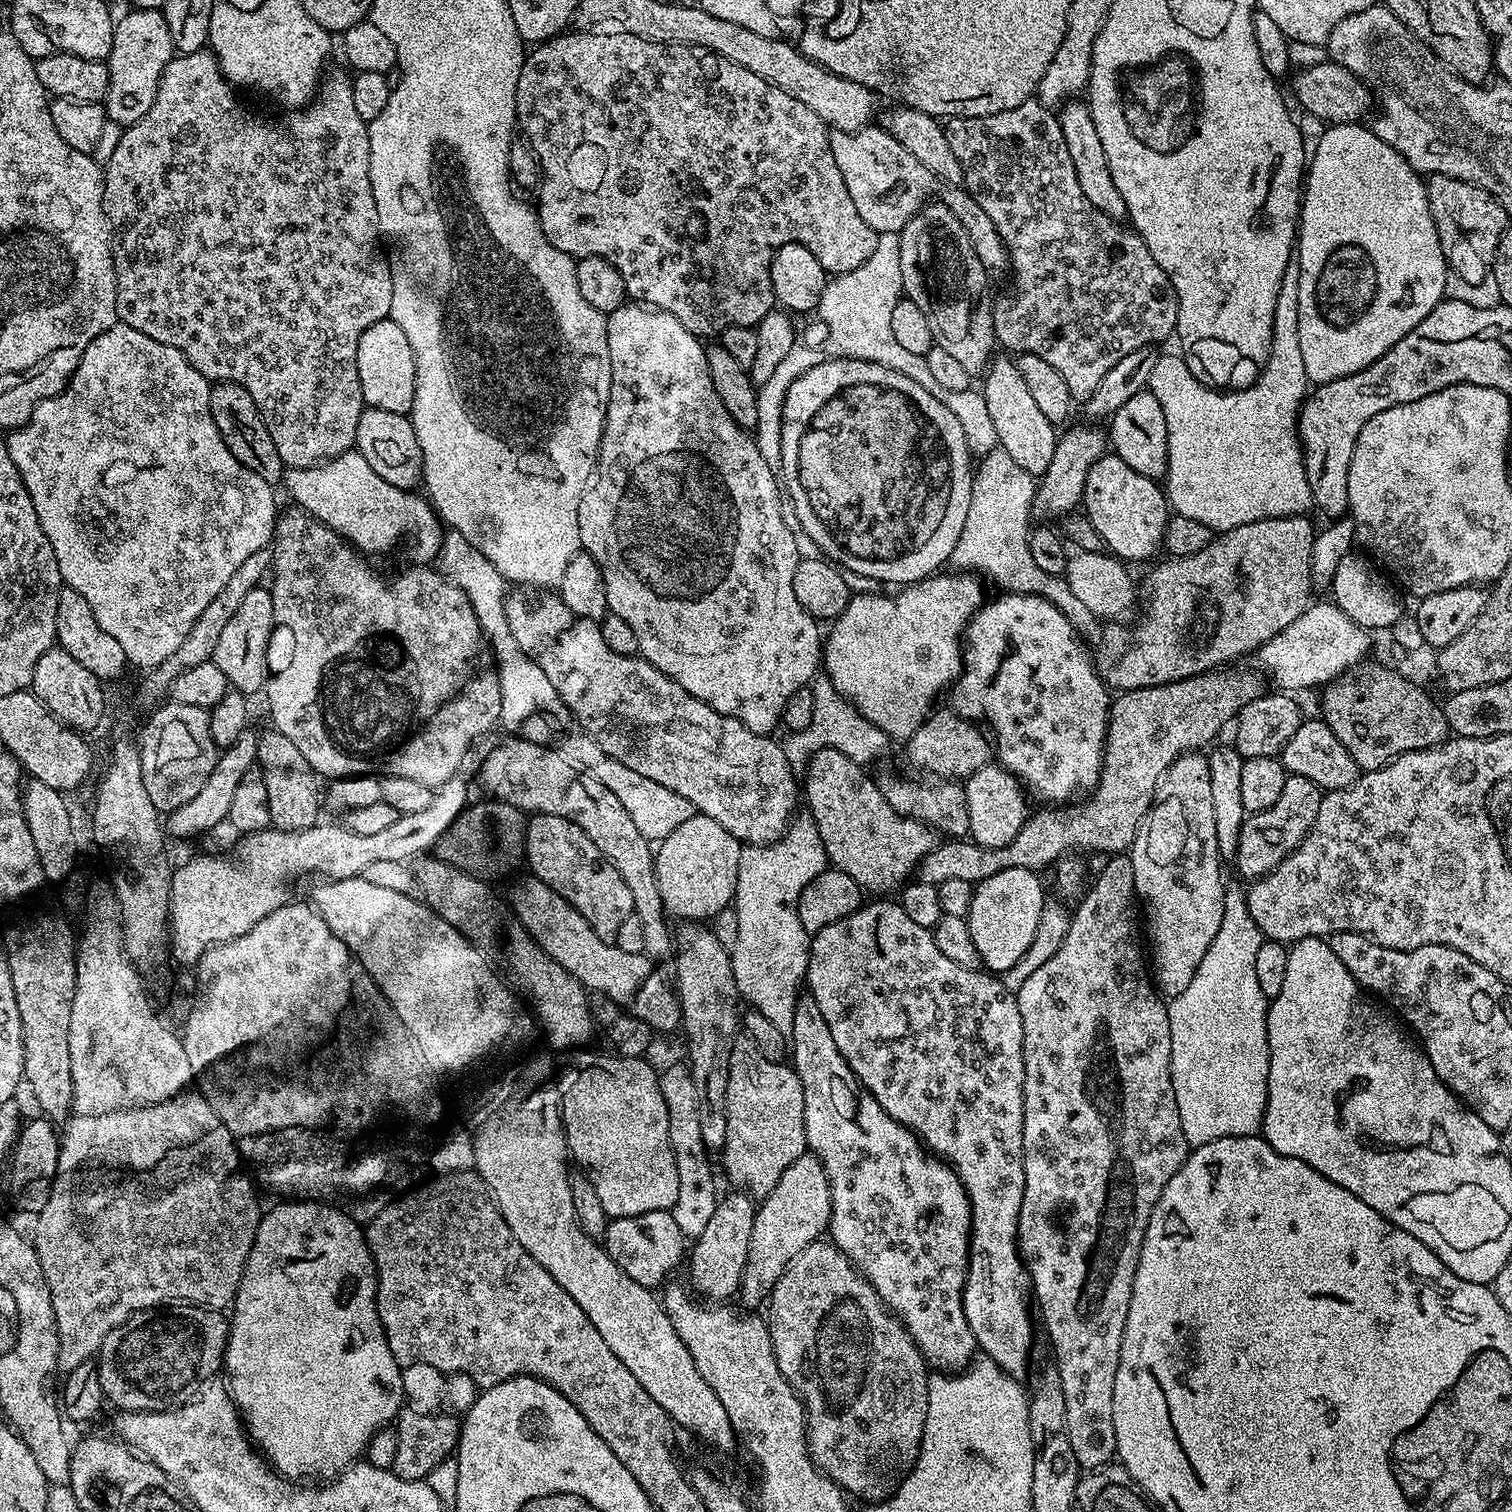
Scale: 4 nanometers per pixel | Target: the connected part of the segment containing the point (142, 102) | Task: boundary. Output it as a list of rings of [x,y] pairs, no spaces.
[[[133,7],[120,21],[115,21],[110,32],[110,47],[106,57],[108,89],[102,101],[107,119],[127,126],[138,122],[158,94],[158,86],[166,66],[172,60],[174,49],[170,26],[159,8]]]

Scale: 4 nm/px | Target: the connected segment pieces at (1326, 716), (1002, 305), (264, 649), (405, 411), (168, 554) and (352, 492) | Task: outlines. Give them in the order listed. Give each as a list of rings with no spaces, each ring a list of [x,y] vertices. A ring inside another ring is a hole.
[[[1361,662],[1355,668],[1336,677],[1323,689],[1324,712],[1322,719],[1334,730],[1334,735],[1346,750],[1350,750],[1350,758],[1364,772],[1373,772],[1389,764],[1395,756],[1407,752],[1417,752],[1427,748],[1436,748],[1449,739],[1450,729],[1446,722],[1443,707],[1428,692],[1423,692],[1412,680],[1407,680],[1400,672],[1387,668],[1384,664],[1368,664]]]
[[[1033,98],[1022,102],[1022,106],[1014,106],[1014,110],[1002,110],[998,114],[989,116],[953,116],[943,125],[946,134],[946,142],[950,142],[950,150],[954,150],[954,158],[962,166],[964,175],[963,187],[990,214],[990,222],[996,224],[1000,231],[1002,242],[1008,251],[1010,261],[1010,273],[1012,272],[1012,289],[1005,296],[997,295],[992,306],[992,317],[994,318],[994,330],[996,331],[996,342],[1001,349],[1012,354],[1022,352],[1033,352],[1038,358],[1050,362],[1062,378],[1066,378],[1066,386],[1070,386],[1070,394],[1073,398],[1087,398],[1092,391],[1106,378],[1110,366],[1114,366],[1126,354],[1145,346],[1155,345],[1156,335],[1161,332],[1164,336],[1171,337],[1176,330],[1176,319],[1178,318],[1178,297],[1166,270],[1154,262],[1154,254],[1146,250],[1146,242],[1136,229],[1127,223],[1112,220],[1098,206],[1090,206],[1090,198],[1082,194],[1082,186],[1078,186],[1078,174],[1074,174],[1074,162],[1070,162],[1070,150],[1066,150],[1066,138],[1062,138],[1062,126],[1057,113],[1046,105],[1040,103],[1039,99]]]
[[[267,587],[250,590],[238,606],[238,611],[226,622],[218,646],[214,646],[212,661],[226,674],[229,685],[237,692],[251,694],[265,687],[268,679],[268,647],[274,627],[274,598]]]
[[[392,319],[379,320],[358,338],[358,382],[362,386],[362,398],[369,408],[378,410],[390,410],[393,414],[408,416],[412,410],[414,402],[414,378],[416,377],[416,367],[414,366],[414,354],[410,350],[410,341],[406,338],[406,333],[398,322]]]
[[[118,322],[86,346],[67,386],[58,395],[43,400],[21,428],[9,431],[6,436],[8,453],[34,502],[34,514],[38,514],[38,522],[42,522],[42,530],[46,530],[50,546],[54,546],[54,558],[58,558],[58,570],[65,585],[78,590],[78,594],[90,602],[90,610],[94,610],[98,626],[122,645],[129,665],[137,664],[140,670],[156,668],[166,662],[166,658],[182,646],[198,614],[214,602],[222,586],[226,586],[228,579],[238,571],[238,566],[242,566],[254,550],[269,547],[274,539],[278,507],[272,493],[275,492],[273,485],[258,478],[254,470],[246,470],[246,466],[230,454],[210,414],[211,393],[210,381],[174,346],[154,342],[154,338],[142,334],[142,330],[134,330],[134,326]]]
[[[349,450],[312,468],[291,469],[287,484],[295,507],[318,518],[361,553],[388,552],[403,536],[416,536],[417,561],[432,562],[439,557],[446,528],[432,504],[419,491],[386,482],[360,452]]]

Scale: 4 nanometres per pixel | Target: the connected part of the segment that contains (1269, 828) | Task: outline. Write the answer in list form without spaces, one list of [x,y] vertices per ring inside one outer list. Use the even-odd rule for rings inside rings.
[[[1289,774],[1286,786],[1282,786],[1278,802],[1274,802],[1270,810],[1251,813],[1245,819],[1234,861],[1234,867],[1245,876],[1245,881],[1251,882],[1260,879],[1261,876],[1267,876],[1300,846],[1308,831],[1314,826],[1324,798],[1325,793],[1310,778]]]

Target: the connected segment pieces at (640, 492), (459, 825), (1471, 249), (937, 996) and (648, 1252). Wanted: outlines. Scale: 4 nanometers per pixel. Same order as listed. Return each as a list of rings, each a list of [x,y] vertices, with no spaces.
[[[643,302],[622,303],[613,312],[607,313],[606,319],[608,322],[608,349],[610,350],[610,374],[612,375],[612,381],[610,382],[610,398],[606,406],[604,429],[602,430],[600,455],[596,458],[594,475],[588,487],[580,495],[580,505],[578,506],[580,547],[583,551],[589,552],[592,555],[594,562],[598,562],[598,566],[602,570],[602,578],[606,582],[606,598],[608,599],[609,609],[614,614],[618,614],[618,618],[622,618],[622,622],[626,622],[626,626],[630,626],[630,630],[634,630],[634,638],[638,638],[638,646],[640,647],[639,655],[643,656],[645,660],[650,661],[658,670],[662,670],[662,674],[666,674],[671,680],[678,682],[678,686],[682,686],[682,690],[694,694],[694,698],[706,702],[706,706],[718,710],[718,714],[740,720],[742,726],[746,726],[751,732],[771,733],[773,731],[771,728],[775,724],[779,725],[781,723],[784,711],[786,710],[786,702],[790,702],[790,697],[798,690],[807,688],[813,683],[814,677],[817,675],[818,669],[822,664],[821,625],[800,605],[798,597],[794,595],[794,570],[801,562],[802,553],[800,553],[799,546],[796,545],[799,544],[797,536],[791,533],[790,524],[782,520],[782,506],[780,505],[782,488],[778,483],[777,473],[768,465],[766,458],[762,458],[755,439],[745,429],[740,428],[738,422],[734,418],[730,418],[726,406],[722,406],[722,398],[718,398],[718,390],[714,390],[714,382],[710,378],[708,353],[701,337],[695,336],[690,330],[686,330],[686,326],[682,326],[682,322],[678,322],[678,318],[674,318],[674,314],[664,312],[661,308],[653,308]]]
[[[488,798],[485,804],[469,803],[459,818],[442,834],[434,847],[438,859],[445,860],[471,876],[493,878],[504,876],[511,868],[516,868],[525,859],[524,830],[526,827],[525,813],[520,809],[503,804],[501,800]]]
[[[1446,174],[1428,176],[1426,187],[1430,214],[1434,218],[1438,242],[1442,242],[1442,254],[1449,269],[1466,278],[1466,282],[1482,282],[1486,270],[1491,269],[1496,260],[1496,247],[1502,234],[1510,227],[1506,210],[1486,190]]]
[[[880,898],[877,904],[865,903],[854,914],[845,920],[834,922],[811,937],[808,950],[807,991],[814,998],[826,1026],[830,1026],[830,1034],[834,1038],[834,1046],[846,1058],[850,1070],[860,1079],[860,1084],[872,1095],[900,1124],[906,1125],[915,1132],[929,1149],[942,1154],[943,1159],[952,1165],[960,1181],[968,1192],[968,1200],[972,1204],[972,1238],[968,1254],[968,1277],[964,1283],[964,1309],[966,1322],[970,1322],[970,1330],[976,1339],[976,1347],[987,1359],[993,1360],[1008,1376],[1024,1378],[1029,1375],[1028,1359],[1032,1356],[1032,1339],[1036,1332],[1032,1329],[1032,1312],[1028,1309],[1032,1292],[1032,1277],[1026,1267],[1022,1249],[1018,1243],[1020,1235],[1020,1211],[1022,1210],[1022,1194],[1026,1186],[1024,1173],[1024,1031],[1022,1030],[1022,1014],[1018,1014],[1016,994],[1005,986],[1003,979],[989,974],[984,970],[963,968],[958,962],[950,962],[942,950],[934,942],[929,929],[918,926],[902,910],[898,902],[892,904],[888,898]]]
[[[671,1211],[609,1219],[608,1229],[602,1237],[602,1247],[618,1266],[618,1270],[634,1278],[638,1286],[653,1290],[659,1289],[669,1279],[667,1276],[679,1266],[680,1259],[686,1256],[686,1239],[682,1231],[678,1230]]]

